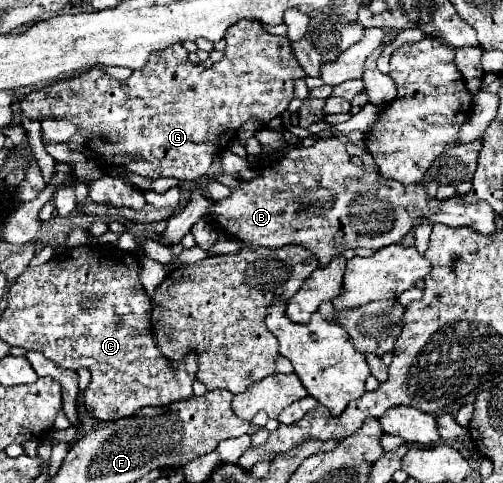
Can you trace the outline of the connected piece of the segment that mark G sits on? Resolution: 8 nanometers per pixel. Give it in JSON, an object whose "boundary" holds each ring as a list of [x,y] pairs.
{"boundary":[[[238,22],[226,32],[226,44],[222,60],[210,68],[192,64],[186,48],[178,44],[150,54],[148,62],[140,70],[134,70],[126,82],[120,82],[108,76],[100,66],[94,66],[80,76],[58,80],[50,86],[28,92],[20,98],[20,108],[28,118],[48,116],[54,120],[74,122],[78,132],[88,138],[88,148],[106,164],[116,164],[144,178],[170,176],[192,182],[206,174],[214,156],[228,146],[242,122],[254,116],[268,124],[272,118],[286,112],[294,98],[294,80],[306,78],[302,66],[294,58],[290,40],[286,36],[268,34],[260,22]]]}

